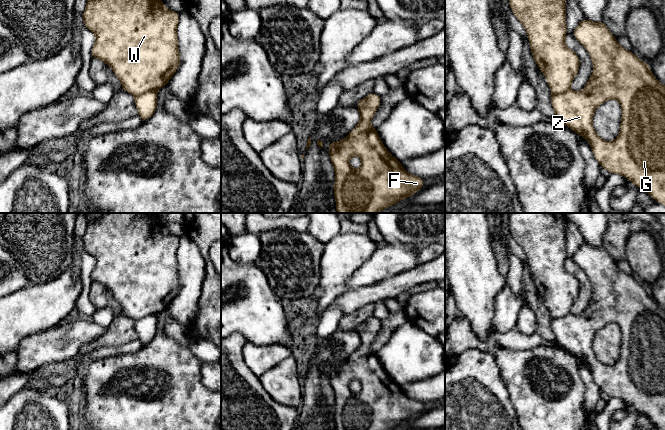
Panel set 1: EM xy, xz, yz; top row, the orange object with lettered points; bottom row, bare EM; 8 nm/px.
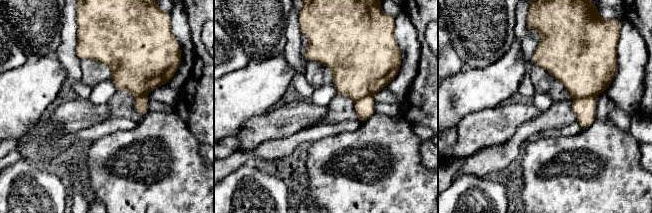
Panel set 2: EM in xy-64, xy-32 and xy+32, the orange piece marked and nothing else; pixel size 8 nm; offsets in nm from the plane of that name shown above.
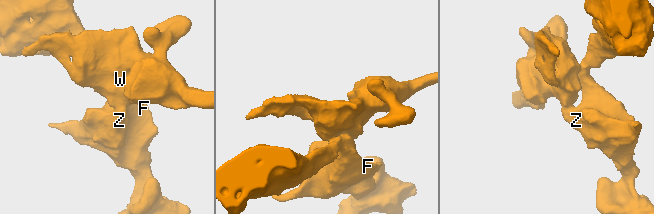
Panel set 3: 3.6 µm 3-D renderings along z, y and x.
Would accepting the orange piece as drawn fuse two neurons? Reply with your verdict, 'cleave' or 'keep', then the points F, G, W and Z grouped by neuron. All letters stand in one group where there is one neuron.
cleave; F G Z / W

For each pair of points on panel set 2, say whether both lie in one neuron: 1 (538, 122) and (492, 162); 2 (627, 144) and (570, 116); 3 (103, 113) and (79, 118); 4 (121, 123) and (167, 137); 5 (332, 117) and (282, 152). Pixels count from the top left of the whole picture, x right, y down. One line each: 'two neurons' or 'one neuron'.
1: one neuron
2: two neurons
3: one neuron
4: two neurons
5: two neurons

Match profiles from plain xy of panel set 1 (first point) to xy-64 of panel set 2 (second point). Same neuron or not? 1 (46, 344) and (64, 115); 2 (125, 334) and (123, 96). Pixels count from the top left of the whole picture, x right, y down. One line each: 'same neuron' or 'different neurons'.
1: same neuron
2: same neuron

